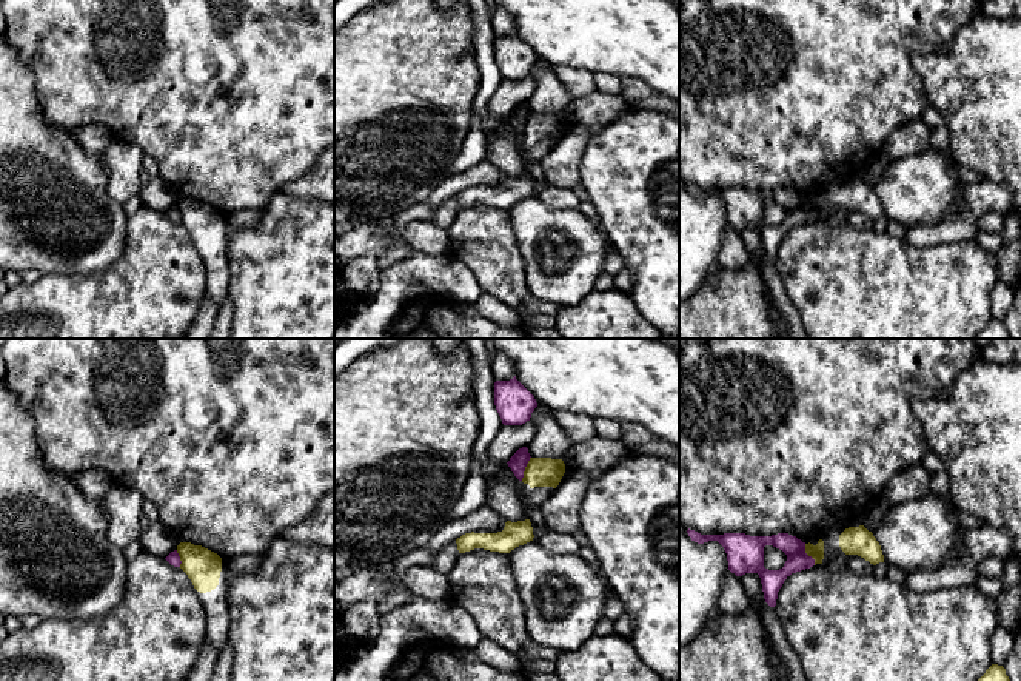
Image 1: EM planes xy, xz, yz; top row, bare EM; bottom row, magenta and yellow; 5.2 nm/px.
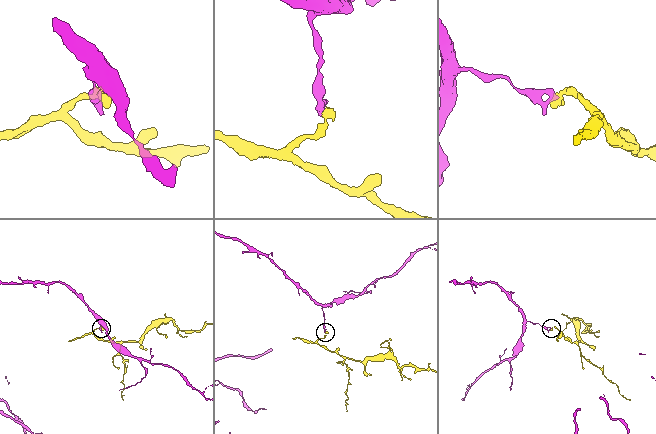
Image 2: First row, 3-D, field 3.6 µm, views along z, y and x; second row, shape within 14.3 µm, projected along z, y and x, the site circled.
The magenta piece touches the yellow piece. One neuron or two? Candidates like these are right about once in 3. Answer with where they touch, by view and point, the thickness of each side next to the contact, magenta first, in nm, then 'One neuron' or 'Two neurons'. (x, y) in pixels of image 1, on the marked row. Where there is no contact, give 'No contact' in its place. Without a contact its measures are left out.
Touches magenta at xz (524, 469). Thickness 90 nm (magenta) against 160 nm. Two neurons

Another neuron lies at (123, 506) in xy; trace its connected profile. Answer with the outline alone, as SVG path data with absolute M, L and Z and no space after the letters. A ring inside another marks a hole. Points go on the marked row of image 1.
M114 484L100 501L106 508L108 538L125 548L142 535L143 498L132 487Z

